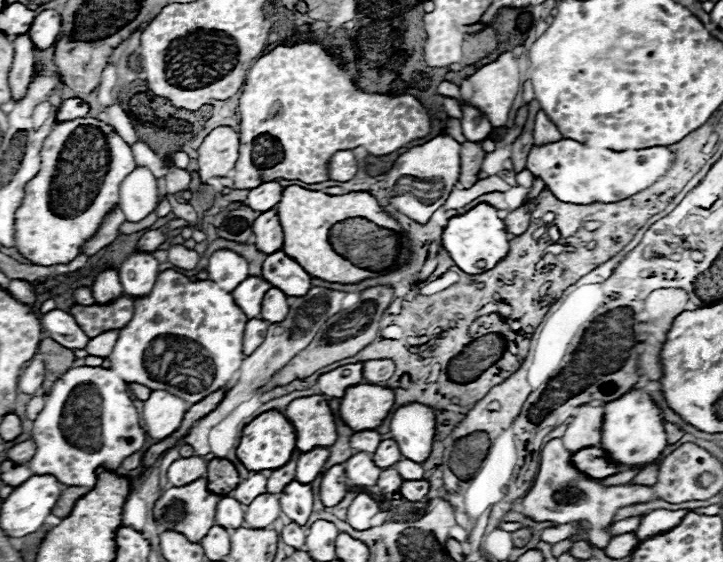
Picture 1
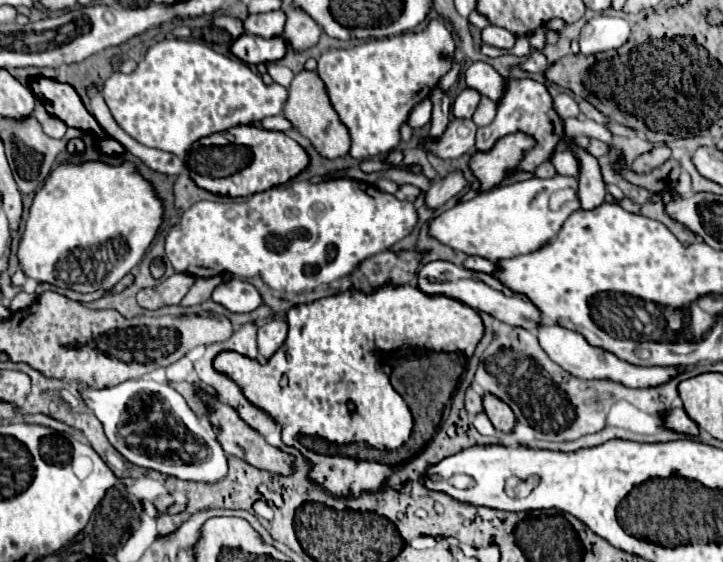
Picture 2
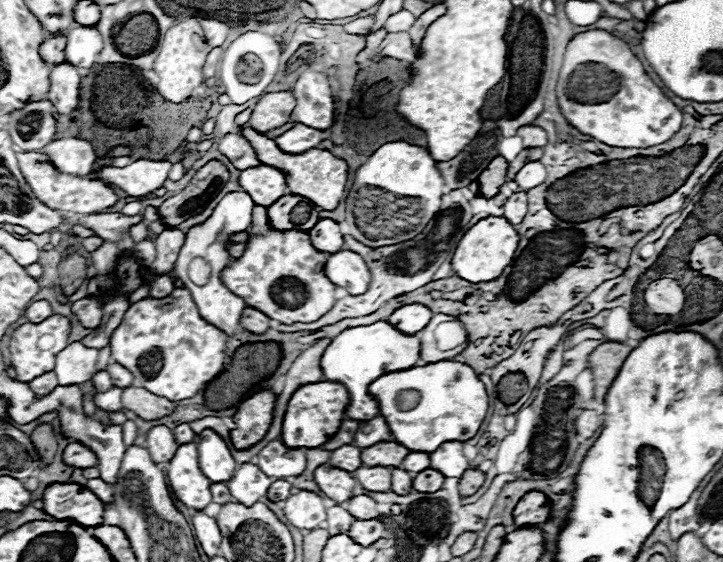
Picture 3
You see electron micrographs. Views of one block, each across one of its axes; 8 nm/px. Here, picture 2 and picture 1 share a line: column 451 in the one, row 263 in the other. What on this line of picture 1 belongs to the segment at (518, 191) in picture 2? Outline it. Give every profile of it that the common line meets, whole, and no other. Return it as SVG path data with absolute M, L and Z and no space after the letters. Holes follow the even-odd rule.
M218 250L210 256L208 278L222 290L232 292L240 282L248 278L248 262L232 250Z

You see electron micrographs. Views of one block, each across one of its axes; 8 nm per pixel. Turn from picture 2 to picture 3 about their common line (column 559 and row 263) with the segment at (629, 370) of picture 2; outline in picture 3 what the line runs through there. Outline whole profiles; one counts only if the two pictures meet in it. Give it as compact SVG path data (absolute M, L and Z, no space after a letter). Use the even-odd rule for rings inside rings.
M340 250L328 256L324 272L332 284L346 288L350 294L366 292L370 282L370 272L366 268L366 262L362 260L362 256L350 250Z

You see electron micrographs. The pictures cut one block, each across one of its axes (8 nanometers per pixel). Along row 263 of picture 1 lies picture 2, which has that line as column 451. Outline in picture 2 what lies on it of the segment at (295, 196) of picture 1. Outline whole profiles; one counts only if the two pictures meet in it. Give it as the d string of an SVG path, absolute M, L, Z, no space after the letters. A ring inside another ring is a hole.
M384 284L370 294L350 288L346 292L320 298L312 304L292 306L286 312L284 320L288 324L288 338L266 364L260 364L258 360L252 362L250 358L244 358L240 354L224 352L216 358L216 370L228 374L234 382L240 382L246 398L254 406L260 406L262 410L272 414L276 422L280 422L284 444L296 446L314 464L312 478L338 498L358 496L362 490L378 490L390 476L391 469L386 469L386 464L374 460L352 460L344 454L320 454L308 450L302 446L300 436L324 438L324 442L334 446L362 442L376 450L402 448L410 440L414 418L404 399L392 390L388 382L388 370L380 366L378 352L396 350L396 346L428 346L428 352L463 352L467 362L484 336L484 324L478 310L444 294L428 296L418 286L410 284ZM350 400L354 402L354 412L350 412L348 408Z

